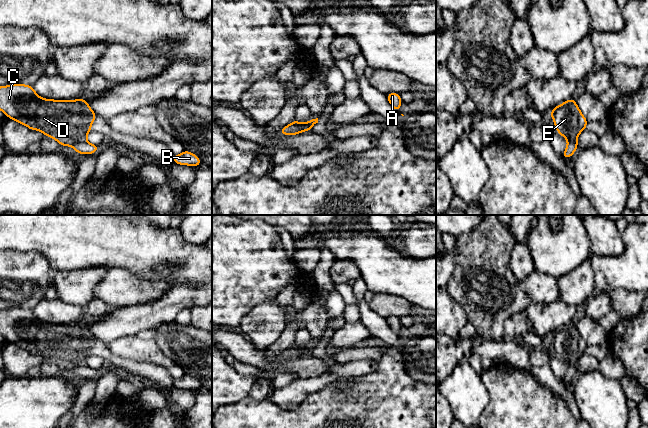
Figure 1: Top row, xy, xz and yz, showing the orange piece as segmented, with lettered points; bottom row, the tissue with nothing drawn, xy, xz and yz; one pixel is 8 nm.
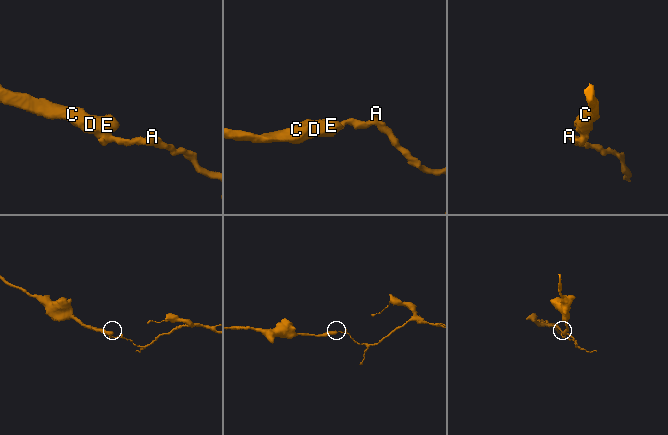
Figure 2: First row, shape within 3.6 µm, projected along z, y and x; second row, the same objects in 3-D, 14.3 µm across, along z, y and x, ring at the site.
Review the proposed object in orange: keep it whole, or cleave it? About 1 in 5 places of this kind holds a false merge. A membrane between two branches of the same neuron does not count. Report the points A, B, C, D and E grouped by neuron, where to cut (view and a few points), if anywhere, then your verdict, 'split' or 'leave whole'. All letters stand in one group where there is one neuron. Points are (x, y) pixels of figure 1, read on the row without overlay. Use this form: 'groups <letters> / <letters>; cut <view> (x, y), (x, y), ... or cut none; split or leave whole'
groups A B / C D E; cut xy (85, 363), (70, 369); split

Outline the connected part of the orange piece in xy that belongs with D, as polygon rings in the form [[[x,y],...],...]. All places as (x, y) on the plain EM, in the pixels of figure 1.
[[[24,308],[0,311],[0,334],[11,344],[54,362],[61,370],[71,370],[76,366],[85,365],[87,358],[91,356],[92,347],[97,342],[85,323],[44,323],[37,319],[33,310]]]

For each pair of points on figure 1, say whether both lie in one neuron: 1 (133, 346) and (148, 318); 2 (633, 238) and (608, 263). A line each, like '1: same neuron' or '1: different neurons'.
1: different neurons
2: same neuron

